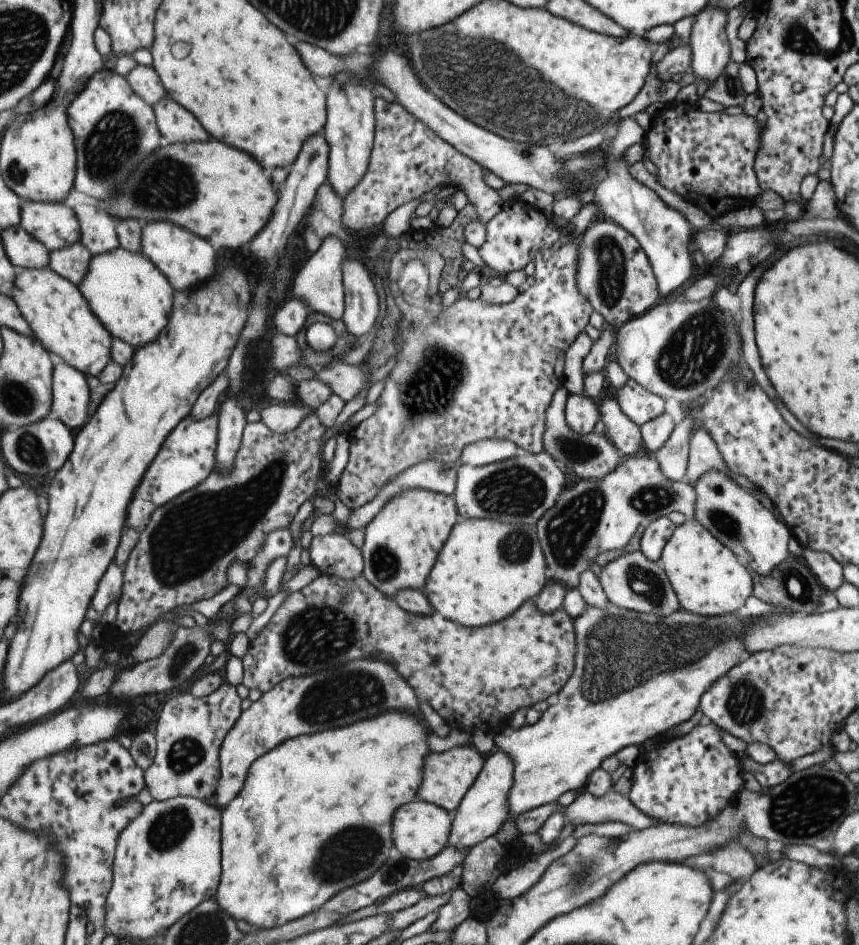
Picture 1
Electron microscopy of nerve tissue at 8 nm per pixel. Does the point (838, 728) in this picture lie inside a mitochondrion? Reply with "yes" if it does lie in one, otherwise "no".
no

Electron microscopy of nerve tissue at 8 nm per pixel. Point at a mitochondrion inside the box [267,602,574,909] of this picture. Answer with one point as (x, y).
(351, 692)

